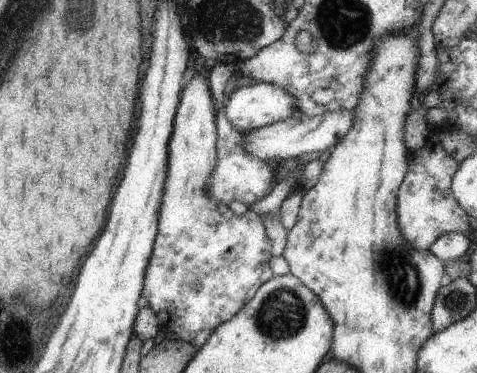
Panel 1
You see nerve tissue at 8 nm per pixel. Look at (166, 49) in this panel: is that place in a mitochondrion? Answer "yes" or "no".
no

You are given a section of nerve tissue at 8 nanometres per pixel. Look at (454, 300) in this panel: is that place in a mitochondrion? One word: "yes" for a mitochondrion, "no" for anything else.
yes

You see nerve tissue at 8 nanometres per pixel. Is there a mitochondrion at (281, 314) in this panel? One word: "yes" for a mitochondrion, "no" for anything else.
yes

